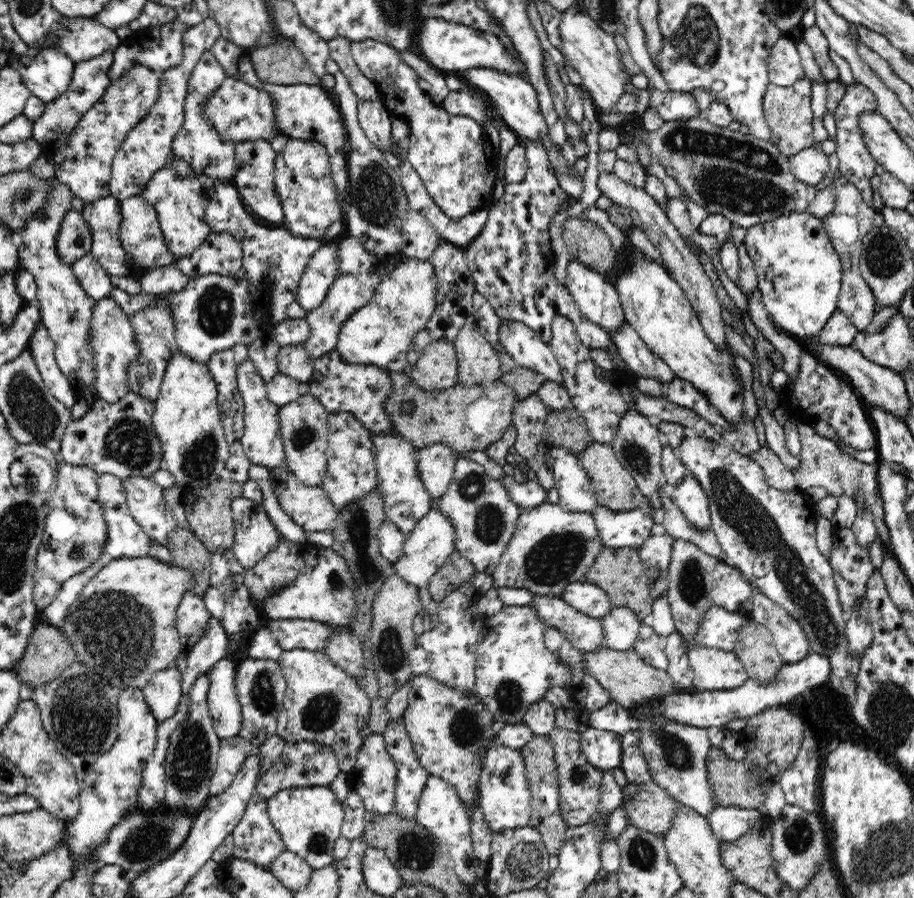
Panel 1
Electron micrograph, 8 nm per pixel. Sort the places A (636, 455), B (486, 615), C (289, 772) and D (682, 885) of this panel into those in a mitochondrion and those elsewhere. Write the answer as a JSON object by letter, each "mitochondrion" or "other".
{"A":"mitochondrion","B":"other","C":"other","D":"other"}

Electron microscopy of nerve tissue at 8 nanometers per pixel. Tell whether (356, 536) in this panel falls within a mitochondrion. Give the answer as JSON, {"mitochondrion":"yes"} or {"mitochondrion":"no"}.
{"mitochondrion":"yes"}

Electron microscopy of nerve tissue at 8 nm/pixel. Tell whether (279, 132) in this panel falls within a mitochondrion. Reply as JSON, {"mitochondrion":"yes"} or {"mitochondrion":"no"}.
{"mitochondrion":"no"}

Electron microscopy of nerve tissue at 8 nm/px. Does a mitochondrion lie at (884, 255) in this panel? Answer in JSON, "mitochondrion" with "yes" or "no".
{"mitochondrion":"yes"}

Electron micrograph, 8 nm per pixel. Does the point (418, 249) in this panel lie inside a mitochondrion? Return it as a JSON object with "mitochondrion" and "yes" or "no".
{"mitochondrion":"no"}

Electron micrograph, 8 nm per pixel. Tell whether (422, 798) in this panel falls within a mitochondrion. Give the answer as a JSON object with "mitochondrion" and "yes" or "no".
{"mitochondrion":"no"}

